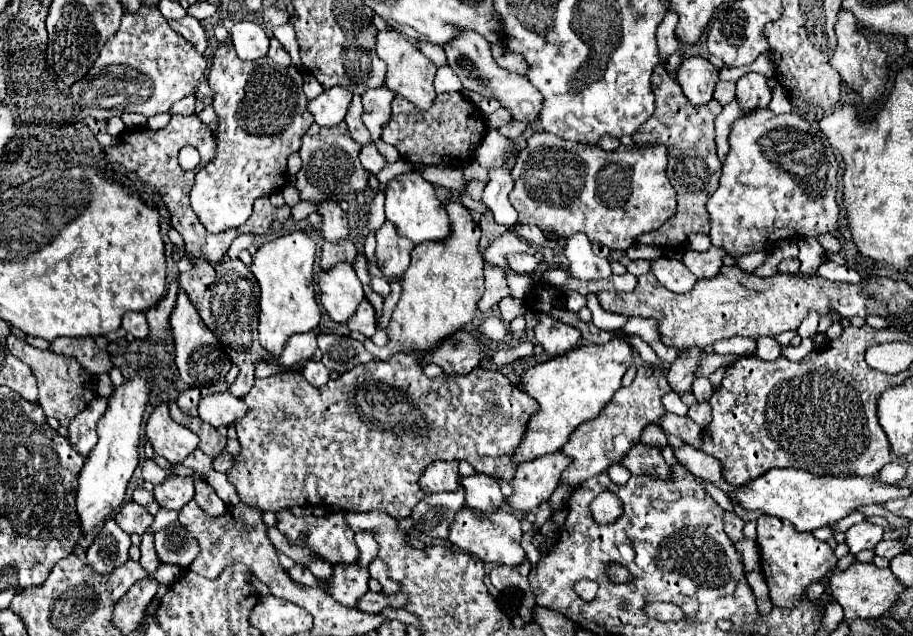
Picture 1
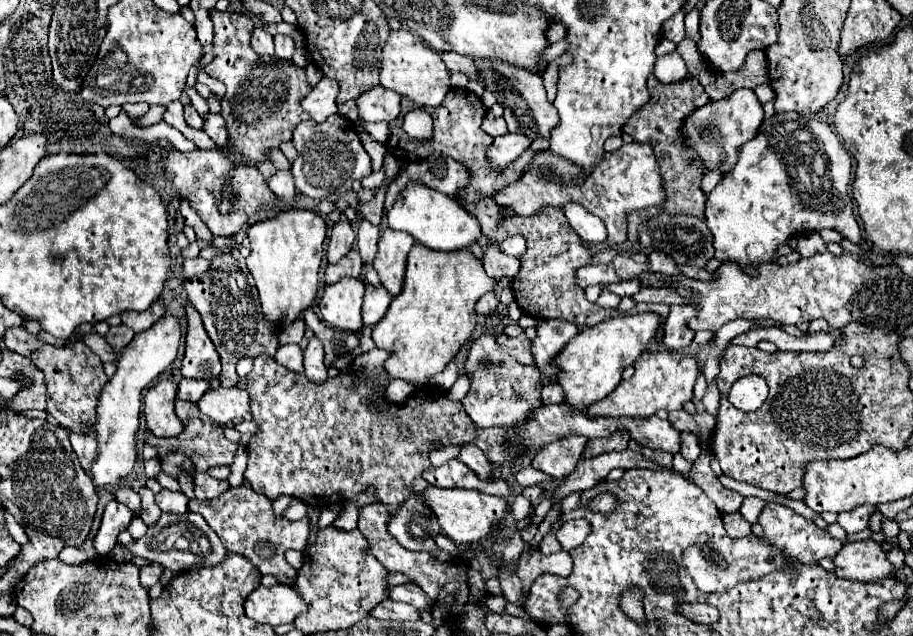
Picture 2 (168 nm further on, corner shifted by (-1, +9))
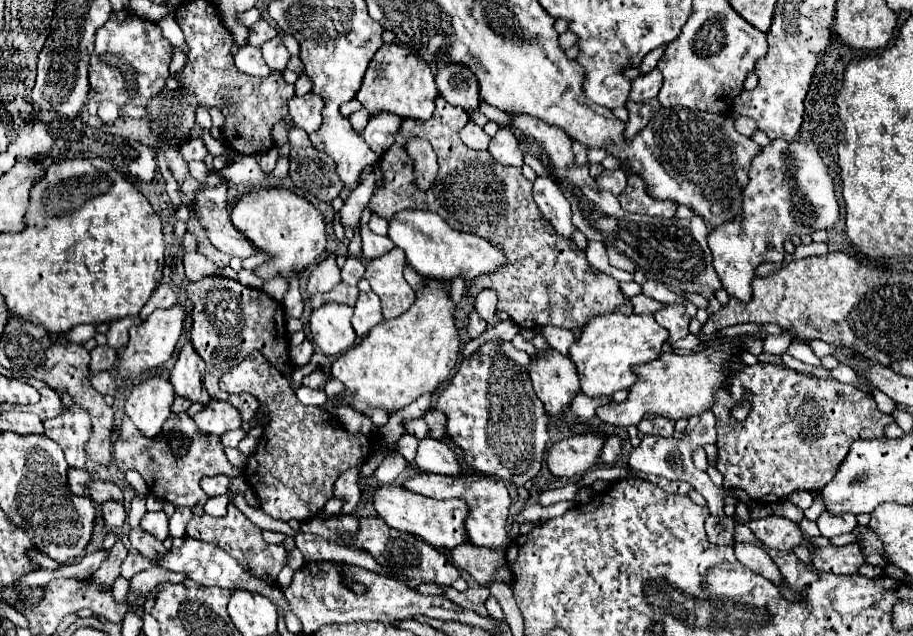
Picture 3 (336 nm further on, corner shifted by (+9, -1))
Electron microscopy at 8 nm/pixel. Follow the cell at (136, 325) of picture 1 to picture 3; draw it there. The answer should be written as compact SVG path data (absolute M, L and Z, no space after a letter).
M126 317L126 319L114 321L114 323L110 325L110 331L106 333L106 337L108 337L108 345L110 345L112 349L116 349L116 351L124 349L124 345L128 343L128 329L130 329L132 323L136 323L136 319Z

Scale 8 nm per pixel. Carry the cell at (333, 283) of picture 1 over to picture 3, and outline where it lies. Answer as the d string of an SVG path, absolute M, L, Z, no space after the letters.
M330 303L326 307L320 307L318 311L312 311L312 341L326 357L338 357L356 343L356 333L350 325L350 317L352 307L342 307L338 303Z

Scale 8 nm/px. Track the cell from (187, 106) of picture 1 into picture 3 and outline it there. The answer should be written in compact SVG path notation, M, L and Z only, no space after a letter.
M190 139L190 143L186 143L186 147L180 149L180 153L184 161L204 161L204 157L208 155L208 149L202 139Z

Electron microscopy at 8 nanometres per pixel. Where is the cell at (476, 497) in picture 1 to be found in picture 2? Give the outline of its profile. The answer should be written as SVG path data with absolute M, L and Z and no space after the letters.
M464 445L464 447L460 449L458 459L460 459L462 463L466 463L482 481L488 481L488 479L492 477L492 463L486 459L486 455L484 455L478 447L474 447L474 445Z

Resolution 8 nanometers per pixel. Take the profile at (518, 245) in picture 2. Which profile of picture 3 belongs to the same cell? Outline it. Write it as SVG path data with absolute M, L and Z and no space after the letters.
M402 211L390 221L388 237L406 253L406 261L416 269L424 279L434 279L450 283L456 277L462 277L466 283L474 281L480 275L498 271L506 257L500 249L494 249L486 239L472 233L454 231L440 215L430 215L428 211Z

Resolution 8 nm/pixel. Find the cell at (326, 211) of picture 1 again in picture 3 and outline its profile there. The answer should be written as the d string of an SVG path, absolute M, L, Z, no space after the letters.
M330 255L326 261L322 261L318 267L314 267L310 271L308 283L306 283L306 293L314 295L314 293L326 293L330 289L334 289L340 283L340 269L336 265L336 255Z

